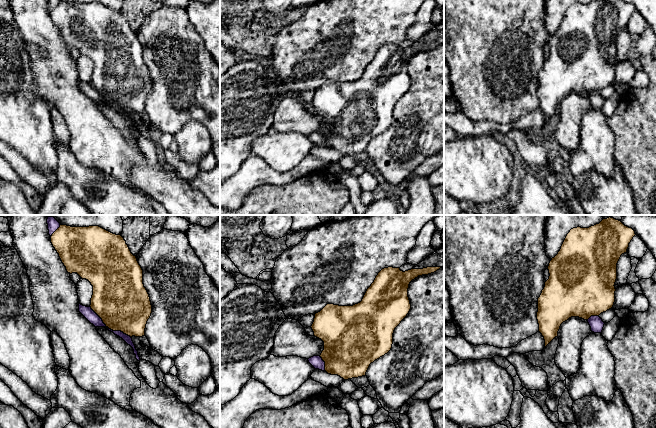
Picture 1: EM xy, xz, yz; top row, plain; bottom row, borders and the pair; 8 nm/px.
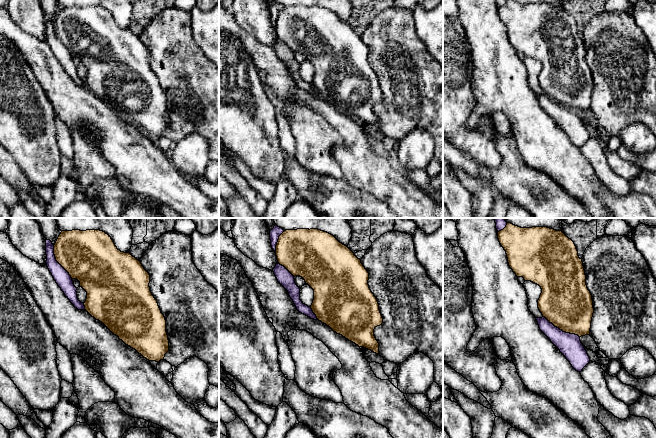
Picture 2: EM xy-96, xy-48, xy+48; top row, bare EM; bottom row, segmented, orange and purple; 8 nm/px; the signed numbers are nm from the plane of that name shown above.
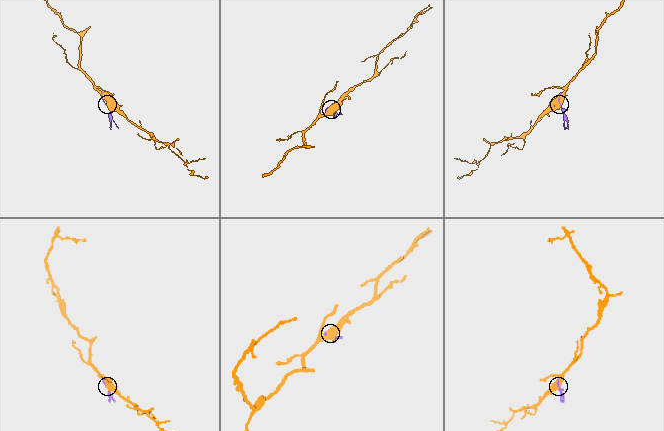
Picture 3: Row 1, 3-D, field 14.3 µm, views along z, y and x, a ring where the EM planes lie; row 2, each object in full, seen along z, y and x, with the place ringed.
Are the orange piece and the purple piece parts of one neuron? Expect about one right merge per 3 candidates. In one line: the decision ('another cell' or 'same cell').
another cell

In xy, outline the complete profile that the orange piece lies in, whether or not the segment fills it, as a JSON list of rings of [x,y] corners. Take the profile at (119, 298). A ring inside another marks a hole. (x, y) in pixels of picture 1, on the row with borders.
[[[60,225],[52,234],[51,243],[67,272],[77,273],[93,286],[90,307],[106,327],[130,337],[145,336],[152,305],[143,284],[143,270],[121,235],[113,234],[99,226]]]

